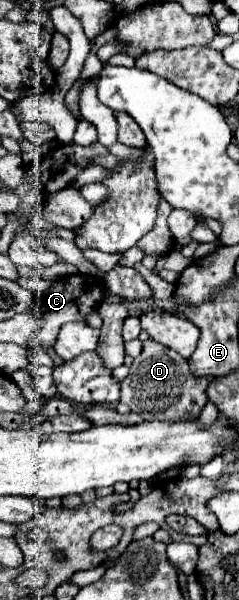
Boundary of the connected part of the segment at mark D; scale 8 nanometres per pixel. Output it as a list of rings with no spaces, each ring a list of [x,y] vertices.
[[[148,339],[144,341],[142,353],[132,361],[128,377],[122,381],[120,403],[126,403],[134,413],[140,413],[148,421],[170,421],[186,413],[198,415],[208,401],[206,387],[208,379],[194,377],[188,369],[188,359],[158,341]]]

